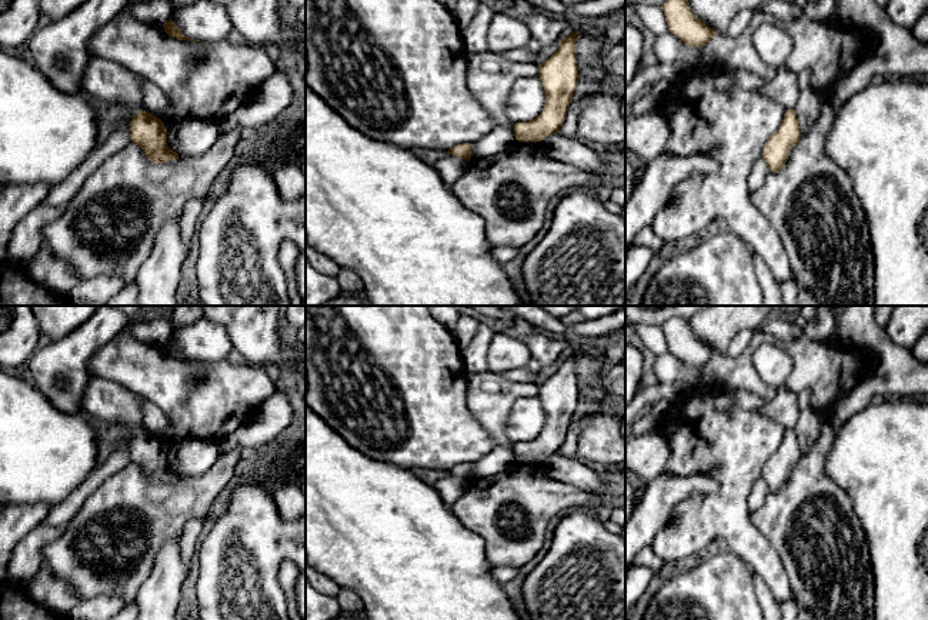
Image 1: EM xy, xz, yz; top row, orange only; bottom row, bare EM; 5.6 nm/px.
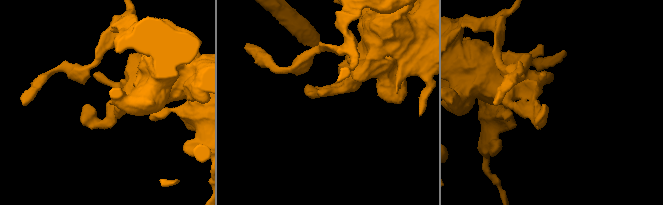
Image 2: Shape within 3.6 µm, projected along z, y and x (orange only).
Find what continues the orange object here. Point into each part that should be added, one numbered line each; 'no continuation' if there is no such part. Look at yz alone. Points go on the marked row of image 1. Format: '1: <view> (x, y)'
no continuation

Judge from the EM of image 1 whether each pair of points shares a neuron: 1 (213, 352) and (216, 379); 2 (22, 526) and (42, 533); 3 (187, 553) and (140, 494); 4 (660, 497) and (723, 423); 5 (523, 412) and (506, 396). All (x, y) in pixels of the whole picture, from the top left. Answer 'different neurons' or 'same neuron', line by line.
1: different neurons
2: different neurons
3: different neurons
4: different neurons
5: different neurons

